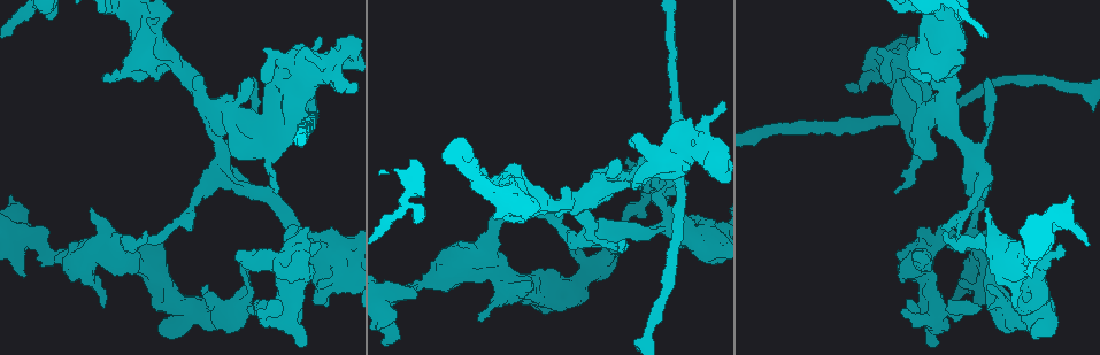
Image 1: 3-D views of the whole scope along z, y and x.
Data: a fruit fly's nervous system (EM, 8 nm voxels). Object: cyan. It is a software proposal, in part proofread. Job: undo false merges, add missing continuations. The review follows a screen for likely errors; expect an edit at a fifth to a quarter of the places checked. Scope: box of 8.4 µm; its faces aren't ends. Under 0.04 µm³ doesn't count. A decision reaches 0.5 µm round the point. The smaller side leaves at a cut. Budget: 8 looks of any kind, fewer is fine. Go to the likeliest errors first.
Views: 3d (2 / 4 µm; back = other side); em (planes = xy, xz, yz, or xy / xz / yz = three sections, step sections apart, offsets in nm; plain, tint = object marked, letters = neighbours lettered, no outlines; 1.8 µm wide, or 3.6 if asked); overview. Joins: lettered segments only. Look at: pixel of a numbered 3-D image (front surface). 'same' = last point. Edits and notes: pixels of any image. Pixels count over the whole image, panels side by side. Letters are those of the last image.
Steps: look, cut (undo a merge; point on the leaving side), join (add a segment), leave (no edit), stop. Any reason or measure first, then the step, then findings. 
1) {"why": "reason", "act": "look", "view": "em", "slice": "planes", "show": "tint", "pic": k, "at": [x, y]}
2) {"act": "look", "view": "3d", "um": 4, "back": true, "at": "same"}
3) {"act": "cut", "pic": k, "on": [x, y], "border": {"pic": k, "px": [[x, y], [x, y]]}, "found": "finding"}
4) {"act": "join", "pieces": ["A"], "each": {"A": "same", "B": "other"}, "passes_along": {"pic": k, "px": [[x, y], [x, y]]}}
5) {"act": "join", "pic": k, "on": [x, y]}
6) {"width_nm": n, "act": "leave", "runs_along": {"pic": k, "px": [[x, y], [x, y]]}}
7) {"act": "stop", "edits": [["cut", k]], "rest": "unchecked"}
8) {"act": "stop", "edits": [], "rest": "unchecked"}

{"why": "sharp bend", "act": "look", "view": "3d", "um": 4, "pic": 1, "at": [906, 118]}

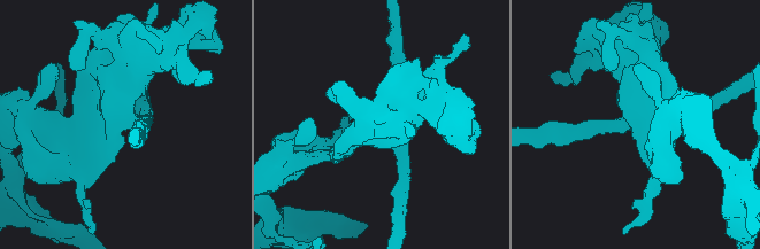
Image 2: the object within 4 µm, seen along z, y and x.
{"act": "look", "view": "em", "um": 3.6, "slice": "planes", "show": "letters", "pic": 2, "at": [640, 121]}

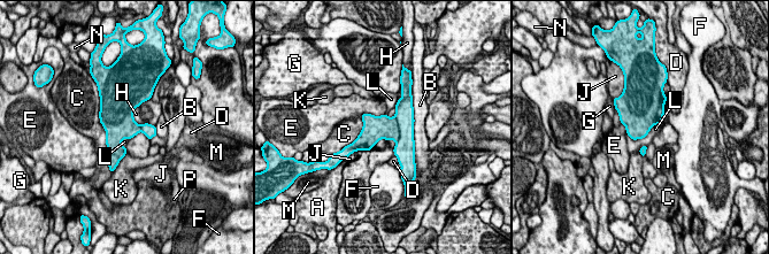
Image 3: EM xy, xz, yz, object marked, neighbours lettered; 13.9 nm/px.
{"width_nm": 360, "act": "cut", "pic": 3, "on": [404, 113], "each": {"A": "other", "B": "other", "C": "other", "D": "other", "E": "other", "F": "other", "G": "other", "H": "other", "J": "other", "K": "other", "L": "other", "M": "other", "N": "other", "P": "other"}, "part_leaving": {"pic": 3, "px": [[400, 101], [405, 115], [400, 156]]}, "found": "a second neuron is stuck on"}

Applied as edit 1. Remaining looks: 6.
{"why": "thick turns thin", "act": "look", "view": "3d", "um": 4, "back": true, "pic": 1, "at": [221, 165]}

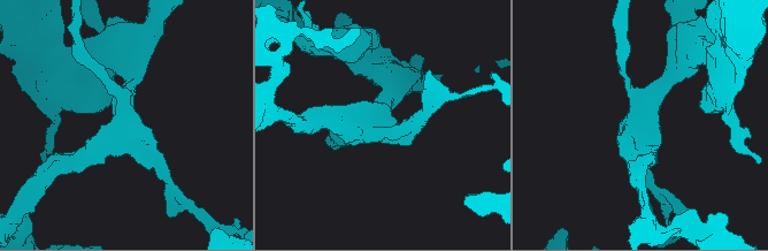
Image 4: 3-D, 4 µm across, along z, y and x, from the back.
{"why": "need the tissue", "act": "look", "view": "em", "slice": "planes", "show": "letters", "pic": 4, "at": [385, 127]}

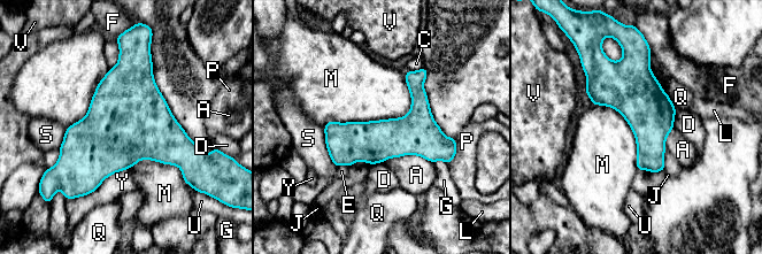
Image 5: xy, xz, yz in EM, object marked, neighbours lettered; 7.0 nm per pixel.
{"width_nm": 300, "act": "leave", "each": {"A": "other", "C": "other", "D": "other", "E": "other", "F": "other", "G": "other", "J": "other", "L": "other", "M": "other", "P": "other", "Q": "other", "S": "other", "U": "other", "V": "other", "Y": "other"}, "border": {"pic": 5, "px": [[406, 71], [403, 116], [323, 128]]}, "found": "all the same neuron"}

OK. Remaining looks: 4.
{"why": "small branch off a trunk", "act": "look", "view": "em", "slice": "planes", "show": "letters", "pic": 1, "at": [28, 233]}

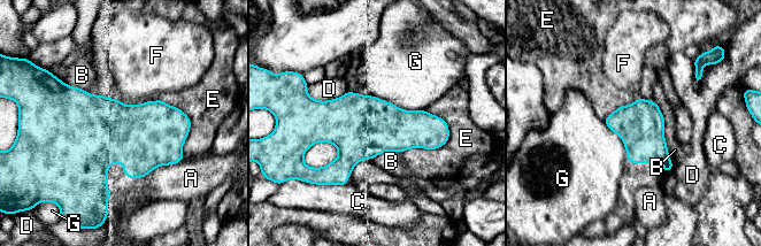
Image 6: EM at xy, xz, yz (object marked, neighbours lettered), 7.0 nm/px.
{"act": "leave", "each": {"A": "other", "B": "other", "C": "other", "D": "other", "E": "other", "F": "other", "G": "other"}, "border": {"pic": 6, "px": [[348, 91], [423, 110]]}, "found": "continuous, no second neuron"}

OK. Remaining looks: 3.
{"act": "stop", "edits": [["cut", 3]], "rest": "unchecked"}

